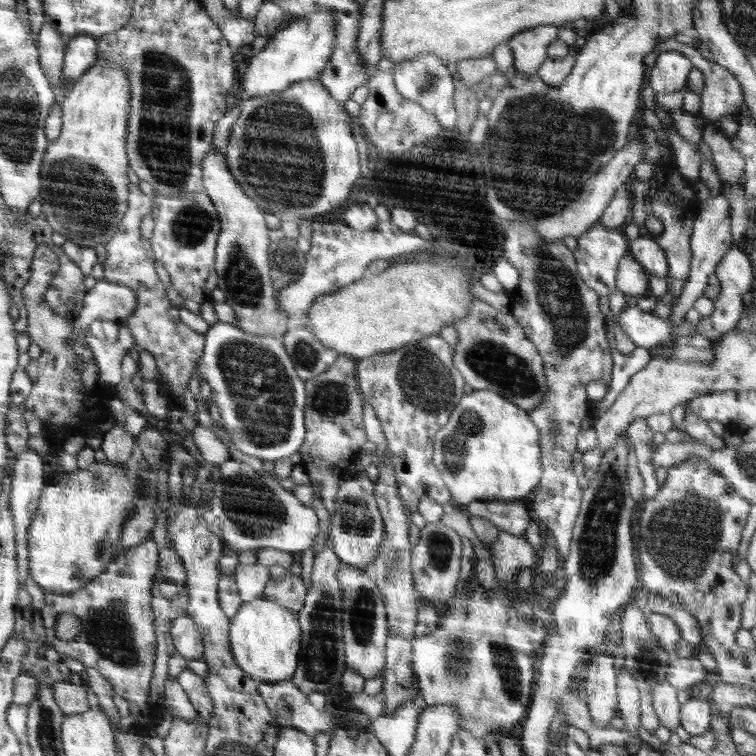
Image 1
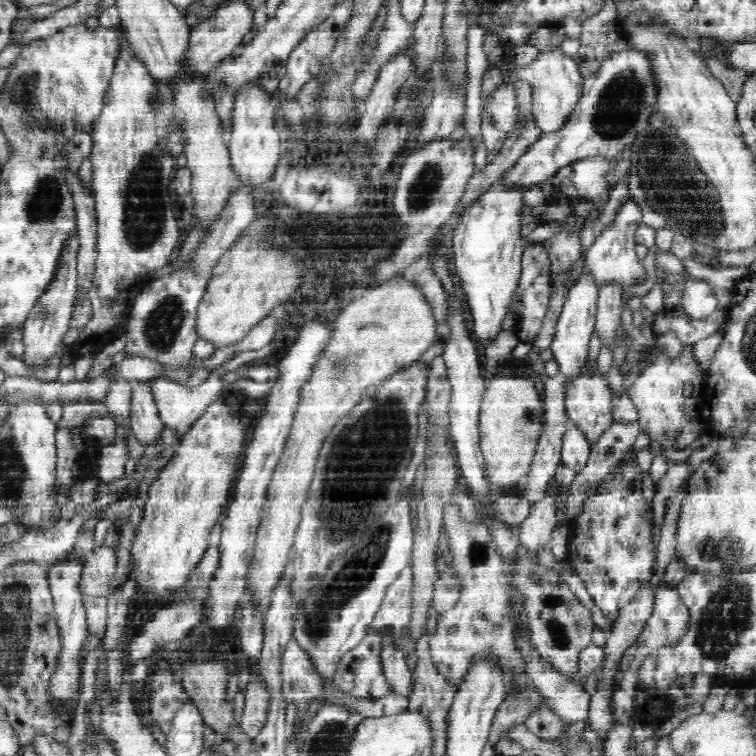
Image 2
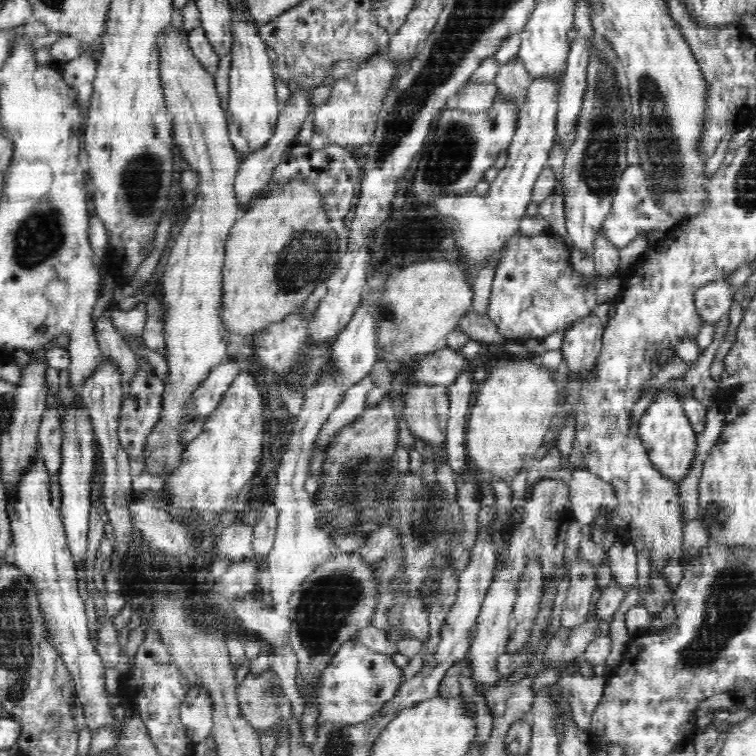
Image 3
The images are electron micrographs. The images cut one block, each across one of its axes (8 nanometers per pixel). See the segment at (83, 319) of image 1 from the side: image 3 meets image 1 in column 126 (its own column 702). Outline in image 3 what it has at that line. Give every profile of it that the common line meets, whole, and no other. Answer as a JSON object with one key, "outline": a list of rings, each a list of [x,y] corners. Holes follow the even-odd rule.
{"outline":[[[726,279],[710,282],[695,293],[695,306],[705,323],[714,324],[730,315],[735,291]]]}

